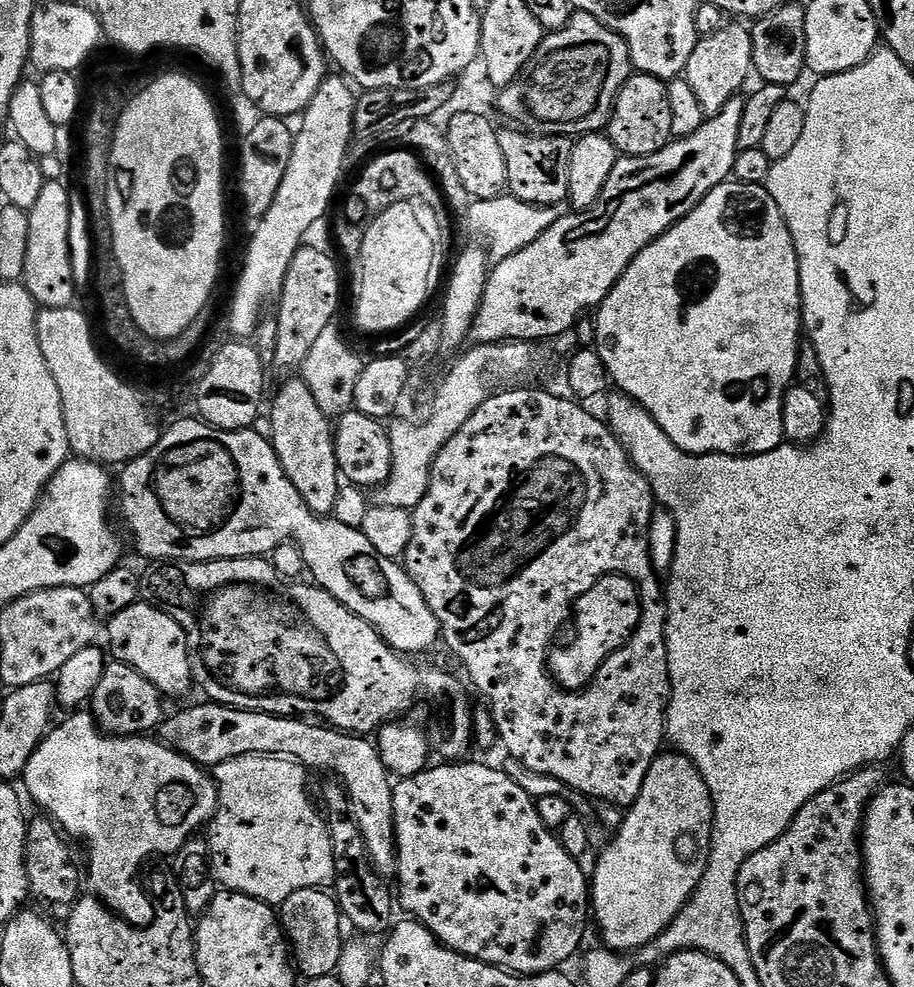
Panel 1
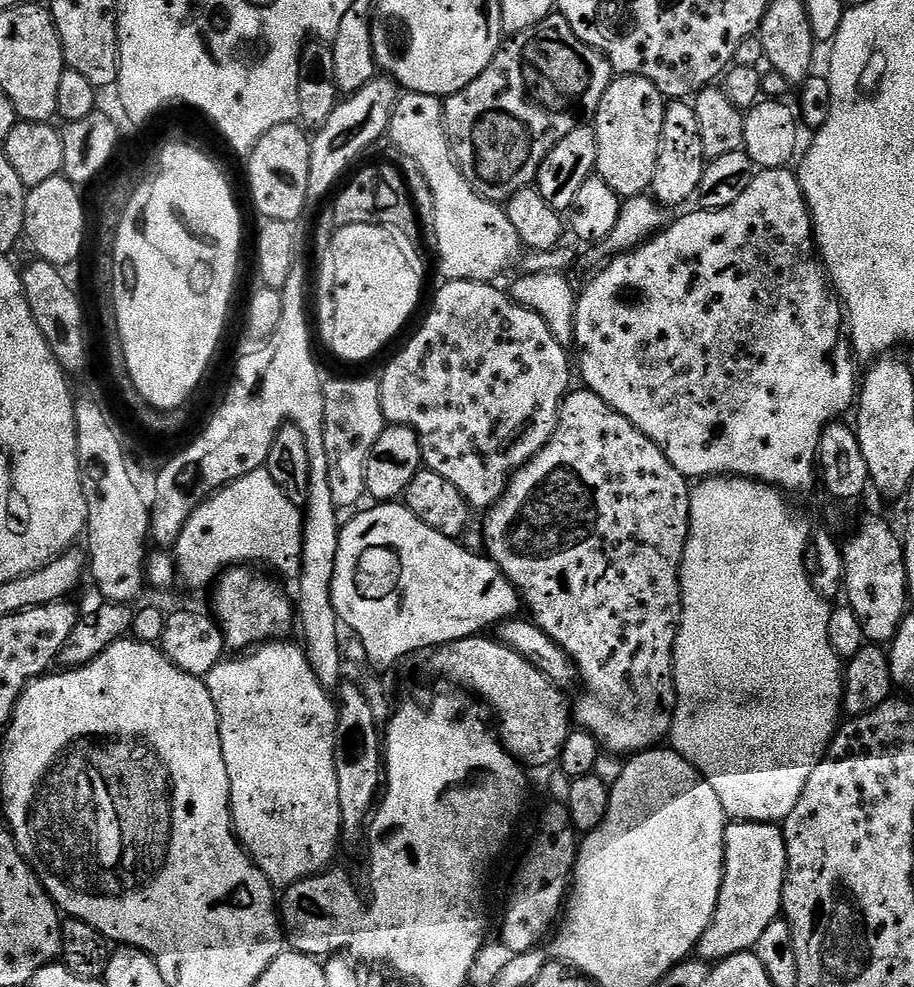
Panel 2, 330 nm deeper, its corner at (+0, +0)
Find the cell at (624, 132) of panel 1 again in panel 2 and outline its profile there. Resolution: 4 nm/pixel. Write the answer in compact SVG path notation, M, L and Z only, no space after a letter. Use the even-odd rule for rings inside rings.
M617 75L608 83L606 94L602 94L602 102L598 106L594 117L594 127L596 137L598 138L598 158L596 159L595 175L602 178L602 182L606 182L606 186L610 186L610 190L614 190L614 194L618 194L621 198L631 198L634 196L643 196L649 191L654 182L654 170L658 170L658 154L662 146L662 122L664 121L664 110L666 107L666 97L658 90L658 86L654 86L654 82L650 82L641 76L621 76Z

